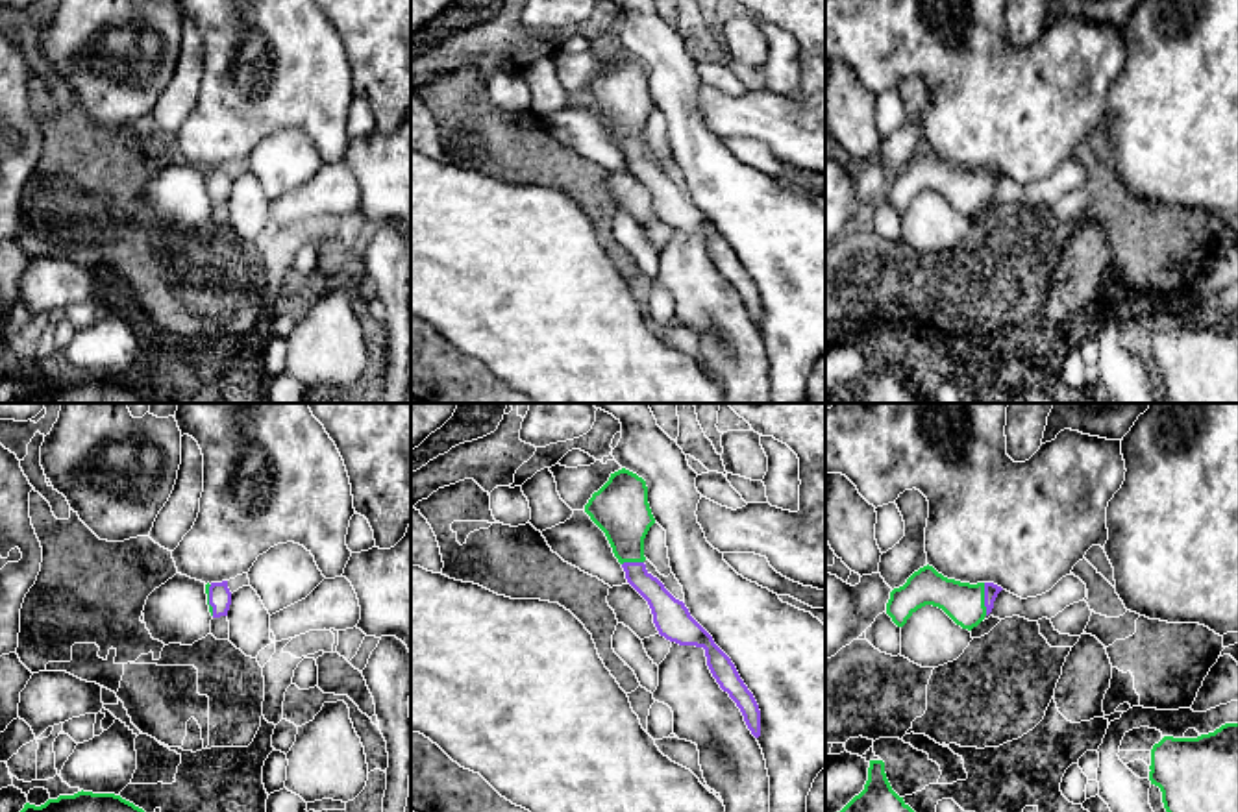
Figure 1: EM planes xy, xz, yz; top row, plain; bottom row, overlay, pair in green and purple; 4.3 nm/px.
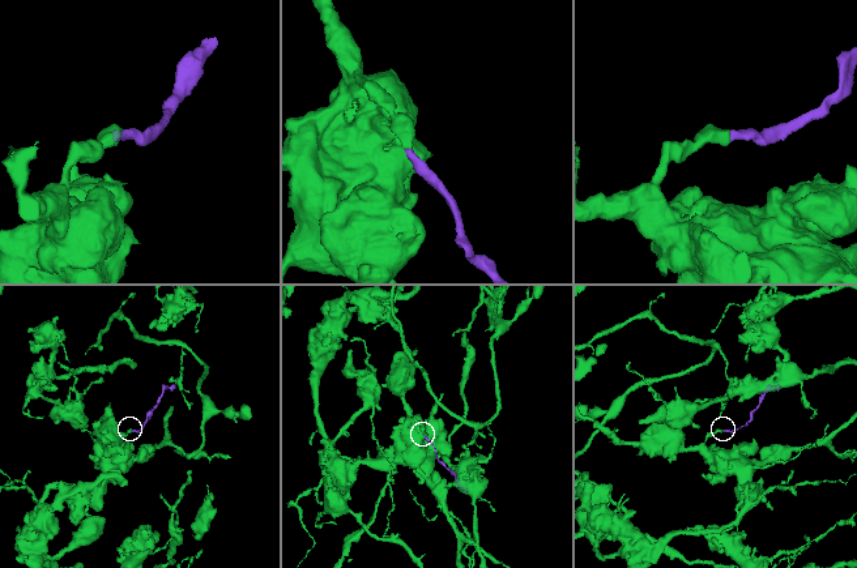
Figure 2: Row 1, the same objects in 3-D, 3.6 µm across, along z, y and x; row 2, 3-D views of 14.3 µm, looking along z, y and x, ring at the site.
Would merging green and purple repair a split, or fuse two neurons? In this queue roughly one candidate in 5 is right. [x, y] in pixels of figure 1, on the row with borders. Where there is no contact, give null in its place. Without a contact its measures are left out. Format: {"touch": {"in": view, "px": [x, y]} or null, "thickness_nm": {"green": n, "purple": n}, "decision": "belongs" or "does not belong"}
{"touch": {"in": "yz", "px": [983, 600]}, "thickness_nm": {"green": 180, "purple": 60}, "decision": "belongs"}

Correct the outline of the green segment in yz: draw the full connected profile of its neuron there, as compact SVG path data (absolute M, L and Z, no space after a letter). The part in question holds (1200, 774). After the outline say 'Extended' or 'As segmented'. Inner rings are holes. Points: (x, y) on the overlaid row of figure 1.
M1225 723L1197 738L1164 736L1151 749L1149 769L1166 812L1238 812L1238 723Z. As segmented

